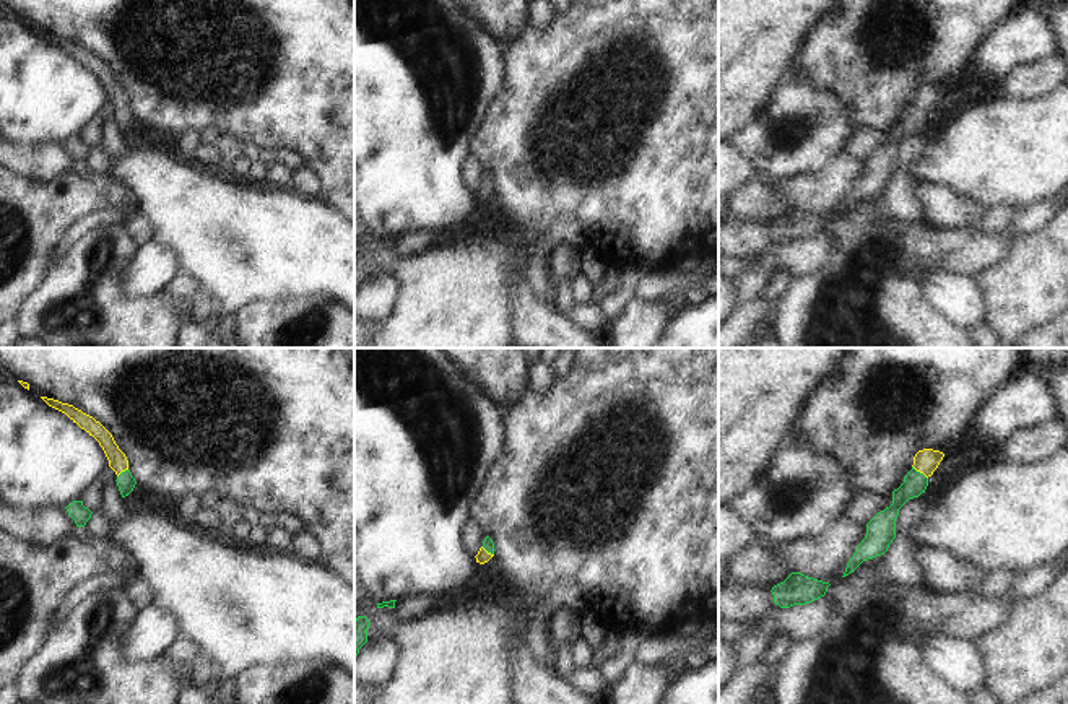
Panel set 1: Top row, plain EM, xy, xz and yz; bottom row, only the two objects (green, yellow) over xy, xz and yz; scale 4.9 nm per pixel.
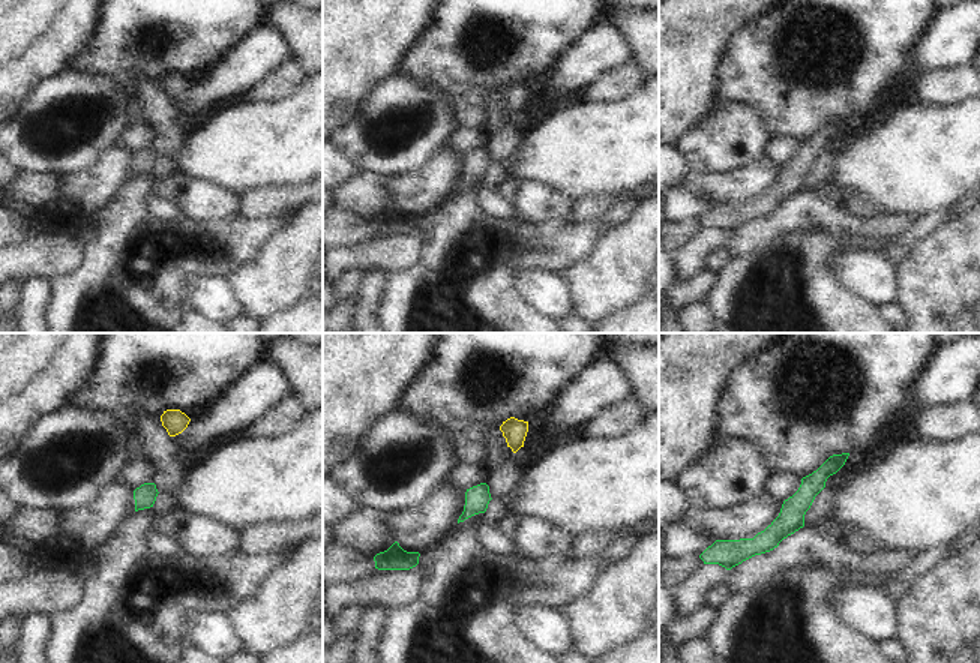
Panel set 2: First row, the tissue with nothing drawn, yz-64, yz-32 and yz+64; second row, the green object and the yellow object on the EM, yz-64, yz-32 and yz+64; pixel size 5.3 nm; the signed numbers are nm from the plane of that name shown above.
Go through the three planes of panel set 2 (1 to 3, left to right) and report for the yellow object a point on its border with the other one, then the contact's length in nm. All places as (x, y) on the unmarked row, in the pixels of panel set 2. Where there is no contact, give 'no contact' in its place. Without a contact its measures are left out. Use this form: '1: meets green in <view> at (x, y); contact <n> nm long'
1: no contact
2: no contact
3: no contact

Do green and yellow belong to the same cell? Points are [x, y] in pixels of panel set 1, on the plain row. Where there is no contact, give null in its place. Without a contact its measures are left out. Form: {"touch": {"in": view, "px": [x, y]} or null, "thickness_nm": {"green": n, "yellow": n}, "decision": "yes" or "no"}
{"touch": {"in": "yz", "px": [919, 108]}, "thickness_nm": {"green": 120, "yellow": 120}, "decision": "yes"}

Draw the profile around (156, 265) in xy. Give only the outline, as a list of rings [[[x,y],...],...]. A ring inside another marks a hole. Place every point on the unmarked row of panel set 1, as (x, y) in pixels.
[[[158,241],[141,247],[125,275],[127,293],[150,298],[163,291],[177,275],[184,273],[179,254]]]

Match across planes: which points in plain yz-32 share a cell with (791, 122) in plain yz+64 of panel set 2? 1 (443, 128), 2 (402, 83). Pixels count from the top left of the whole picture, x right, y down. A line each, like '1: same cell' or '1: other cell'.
1: other cell
2: other cell

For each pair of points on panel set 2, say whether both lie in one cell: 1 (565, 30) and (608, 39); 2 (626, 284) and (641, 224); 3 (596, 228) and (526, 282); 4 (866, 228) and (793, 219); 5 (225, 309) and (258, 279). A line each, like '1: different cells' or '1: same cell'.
1: different cells
2: same cell
3: different cells
4: same cell
5: different cells

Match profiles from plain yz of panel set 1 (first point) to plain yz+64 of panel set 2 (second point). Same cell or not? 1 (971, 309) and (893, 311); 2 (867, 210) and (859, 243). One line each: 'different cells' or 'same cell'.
1: different cells
2: same cell

